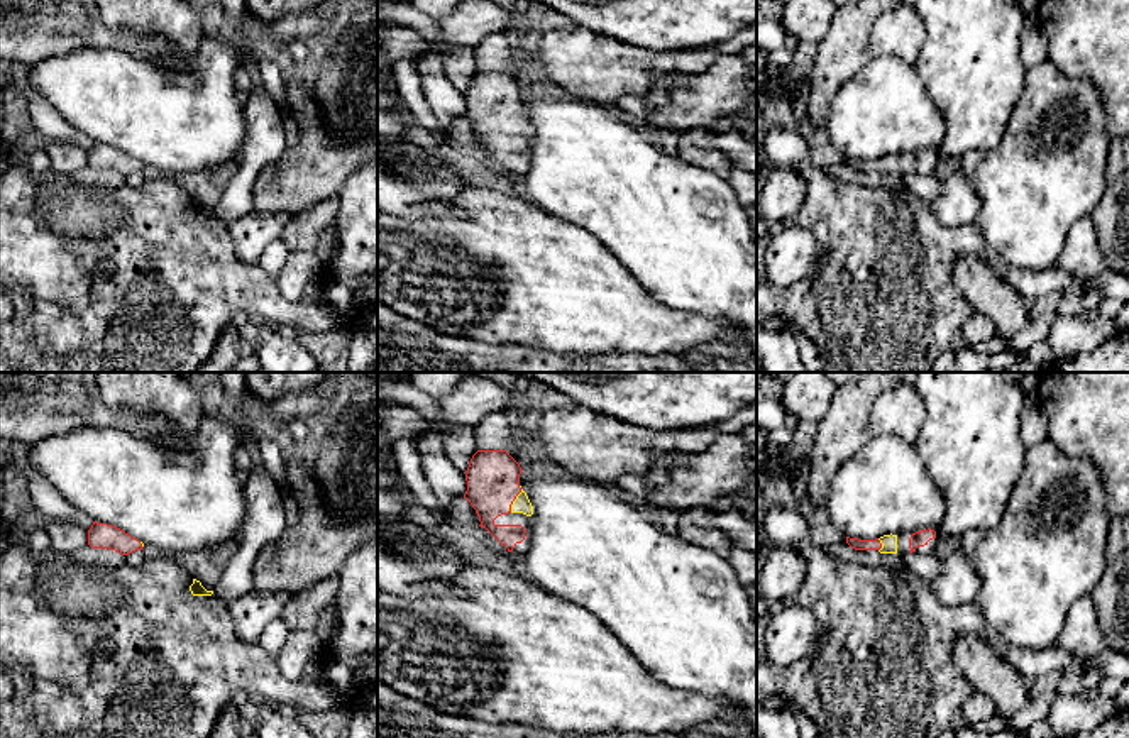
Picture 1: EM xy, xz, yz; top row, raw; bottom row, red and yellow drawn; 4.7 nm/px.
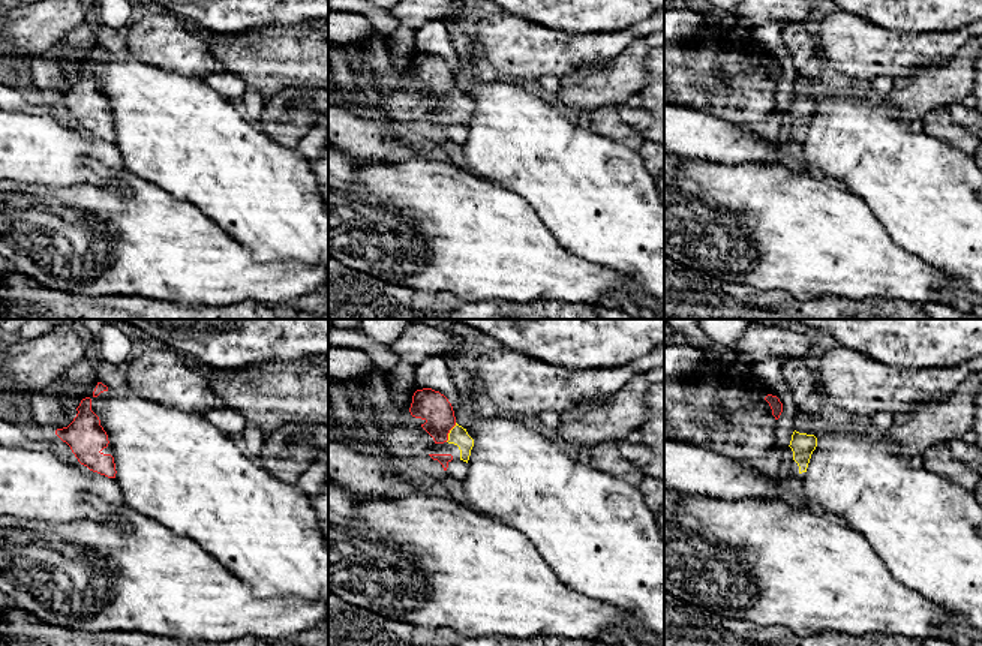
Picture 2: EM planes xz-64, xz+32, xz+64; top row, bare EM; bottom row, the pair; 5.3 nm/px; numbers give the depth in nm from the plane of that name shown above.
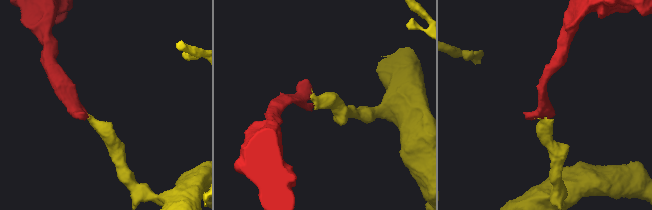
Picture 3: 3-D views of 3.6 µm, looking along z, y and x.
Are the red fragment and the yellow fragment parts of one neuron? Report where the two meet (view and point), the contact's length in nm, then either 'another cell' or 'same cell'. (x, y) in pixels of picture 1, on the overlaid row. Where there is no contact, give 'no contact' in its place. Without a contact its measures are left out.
xz (515, 498) | 140 nm | same cell

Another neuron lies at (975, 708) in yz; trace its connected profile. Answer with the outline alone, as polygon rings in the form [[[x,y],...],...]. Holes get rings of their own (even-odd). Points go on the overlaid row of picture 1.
[[[972,691],[958,709],[958,723],[975,724],[978,721],[987,721],[997,714],[995,704],[983,694]]]

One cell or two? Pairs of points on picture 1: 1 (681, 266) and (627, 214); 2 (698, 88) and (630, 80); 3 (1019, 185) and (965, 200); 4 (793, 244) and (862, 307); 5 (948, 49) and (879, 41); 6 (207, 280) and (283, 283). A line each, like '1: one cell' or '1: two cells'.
1: one cell
2: two cells
3: two cells
4: two cells
5: two cells
6: two cells

